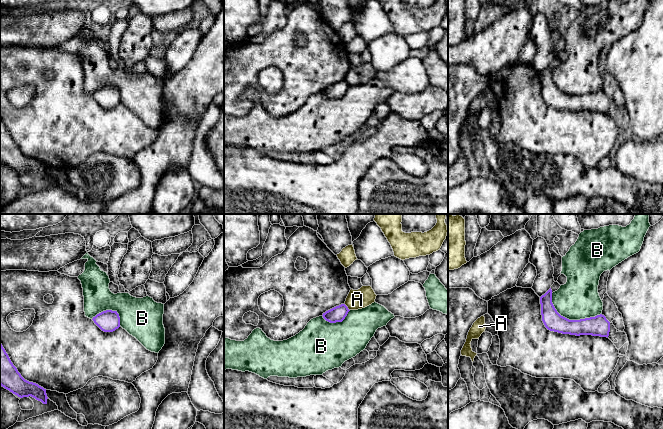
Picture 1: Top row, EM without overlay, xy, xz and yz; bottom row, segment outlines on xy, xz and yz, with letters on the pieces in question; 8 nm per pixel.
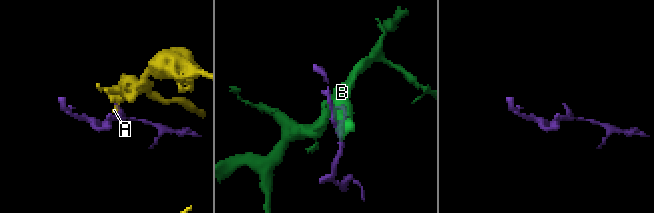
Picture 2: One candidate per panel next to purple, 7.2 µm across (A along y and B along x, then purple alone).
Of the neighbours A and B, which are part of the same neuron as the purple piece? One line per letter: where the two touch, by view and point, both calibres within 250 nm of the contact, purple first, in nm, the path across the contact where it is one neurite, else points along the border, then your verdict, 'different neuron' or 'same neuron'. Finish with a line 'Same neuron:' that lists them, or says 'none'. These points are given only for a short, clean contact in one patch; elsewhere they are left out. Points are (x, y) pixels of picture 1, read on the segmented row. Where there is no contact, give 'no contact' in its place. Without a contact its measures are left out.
A: xz (347, 307) | 130/160 nm | along xz (344, 304), (349, 310) | different neuron
B: yz (570, 320) | 160/320 nm | different neuron
Same neuron: none

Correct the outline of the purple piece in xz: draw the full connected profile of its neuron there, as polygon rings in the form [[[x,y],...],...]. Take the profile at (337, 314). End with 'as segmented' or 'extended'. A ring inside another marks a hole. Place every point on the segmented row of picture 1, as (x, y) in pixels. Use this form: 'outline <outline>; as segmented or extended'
outline [[[341,304],[326,311],[322,316],[326,321],[330,323],[342,322],[349,311],[350,310],[345,304]]]; as segmented

